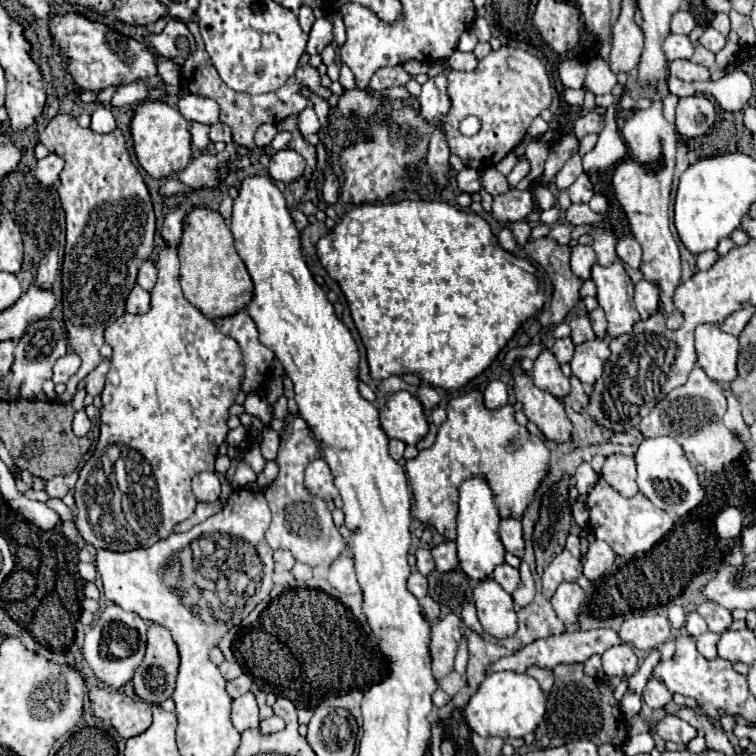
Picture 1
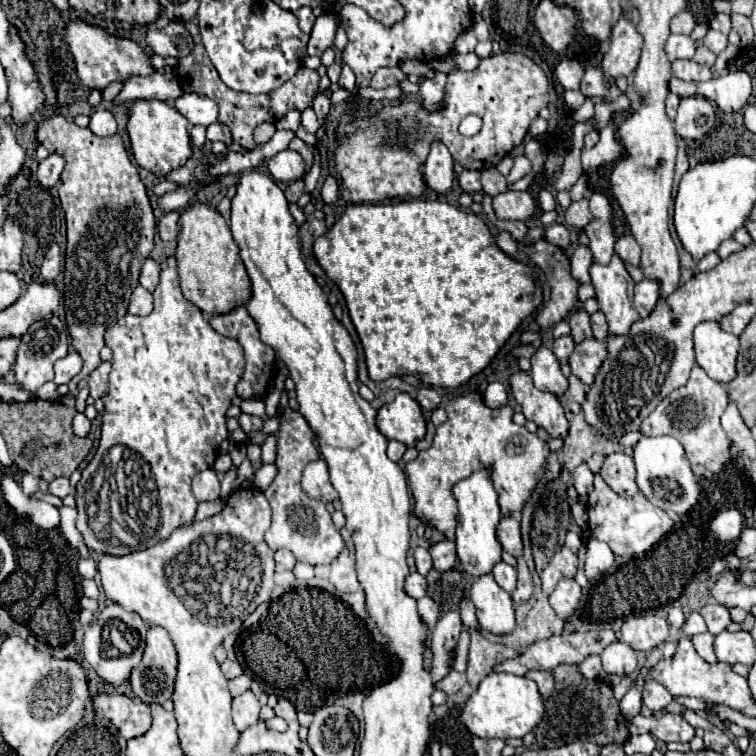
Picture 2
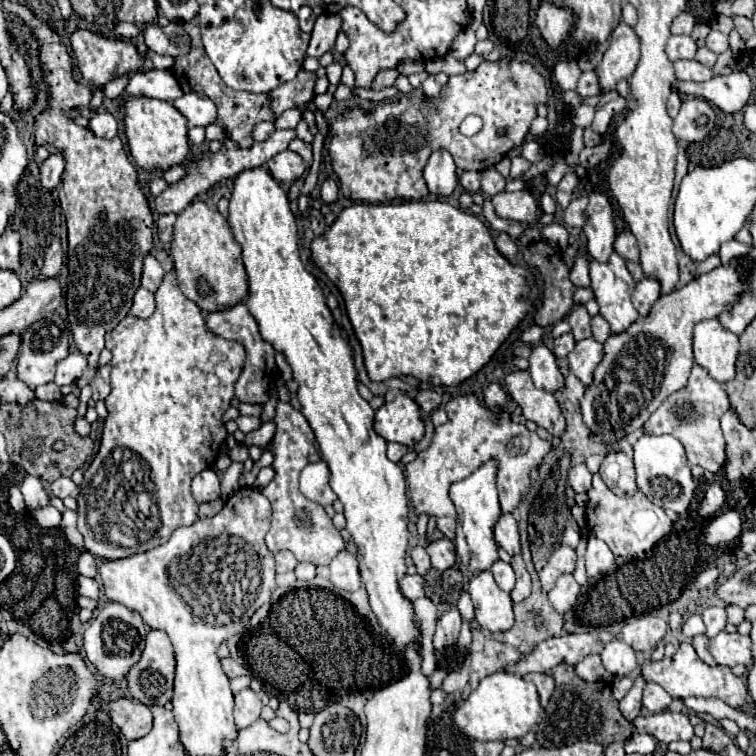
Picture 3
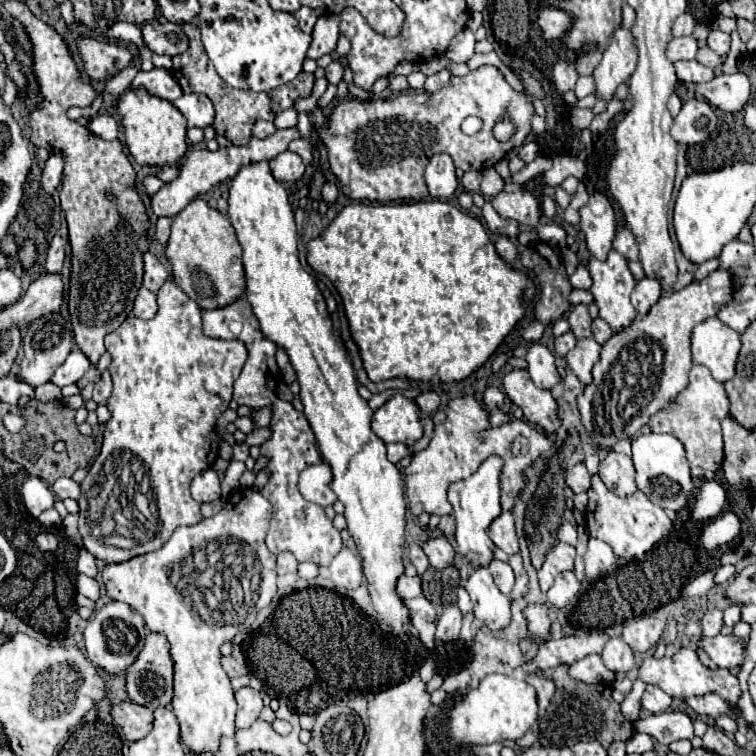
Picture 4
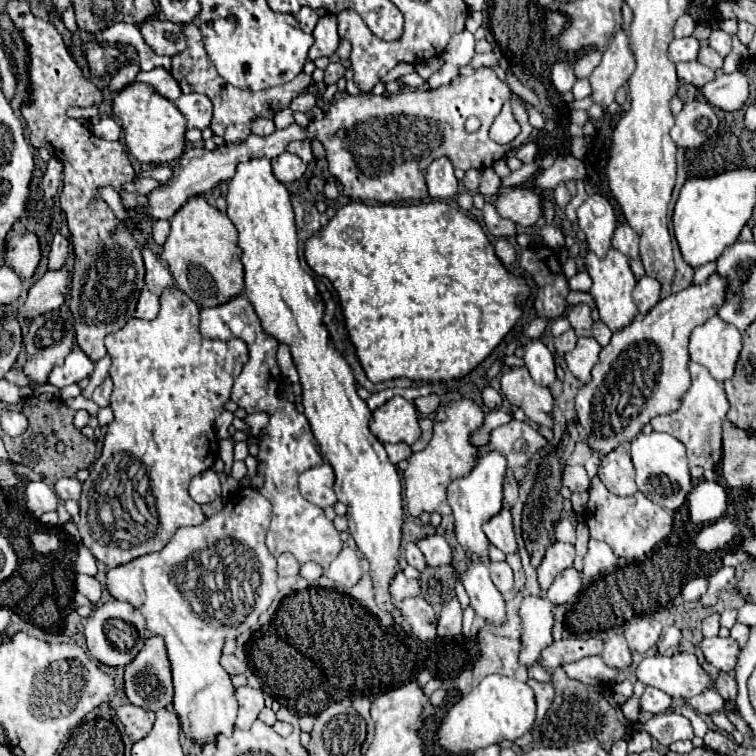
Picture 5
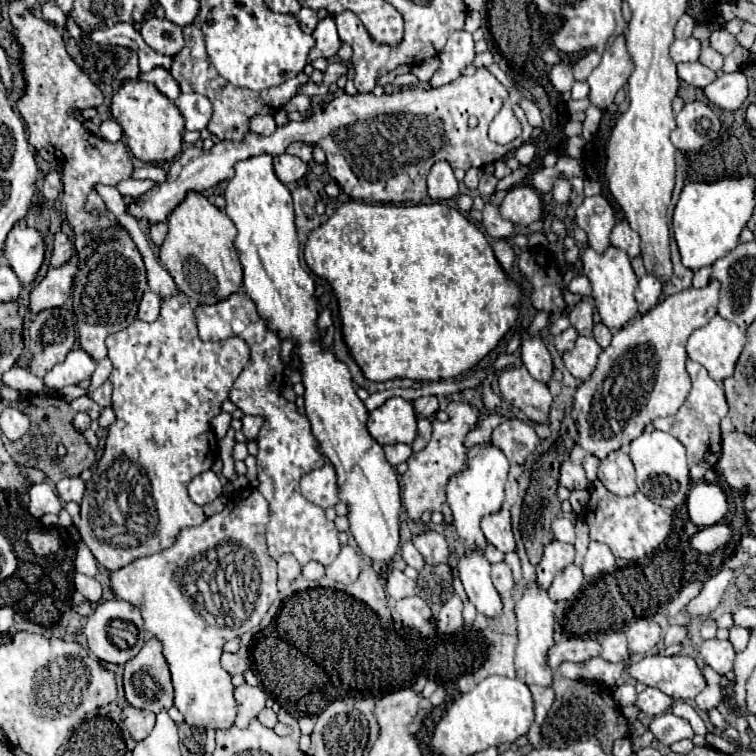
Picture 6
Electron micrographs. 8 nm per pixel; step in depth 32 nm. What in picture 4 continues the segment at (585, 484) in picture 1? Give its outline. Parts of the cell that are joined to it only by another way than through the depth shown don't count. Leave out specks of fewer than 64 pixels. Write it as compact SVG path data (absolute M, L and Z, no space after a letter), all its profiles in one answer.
M576 464L566 470L566 484L574 492L586 492L590 488L590 474L584 464Z

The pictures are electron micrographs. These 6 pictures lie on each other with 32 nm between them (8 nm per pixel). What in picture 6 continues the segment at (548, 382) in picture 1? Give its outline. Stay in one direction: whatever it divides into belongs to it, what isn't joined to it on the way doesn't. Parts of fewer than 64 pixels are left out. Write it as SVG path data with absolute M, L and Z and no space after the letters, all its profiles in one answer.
M528 336L522 342L520 350L522 350L522 362L532 374L532 378L542 384L548 384L552 380L554 364L552 364L552 356L548 348L544 346L544 342L538 336Z

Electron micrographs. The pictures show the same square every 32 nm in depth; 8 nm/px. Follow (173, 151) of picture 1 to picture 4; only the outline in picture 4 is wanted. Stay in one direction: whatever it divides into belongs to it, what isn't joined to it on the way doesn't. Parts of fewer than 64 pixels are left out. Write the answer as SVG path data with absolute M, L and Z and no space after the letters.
M126 90L120 96L118 112L122 114L128 150L140 166L152 166L152 168L170 166L170 164L180 162L184 154L188 152L186 120L184 116L180 116L180 110L172 102L150 96L144 90L136 90L136 92Z

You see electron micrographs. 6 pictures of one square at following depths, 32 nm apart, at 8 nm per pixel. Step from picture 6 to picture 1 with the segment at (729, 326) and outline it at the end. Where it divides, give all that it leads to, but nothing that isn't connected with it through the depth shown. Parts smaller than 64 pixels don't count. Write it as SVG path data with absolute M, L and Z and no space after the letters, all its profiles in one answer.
M702 324L696 328L696 352L698 364L712 380L728 386L738 376L738 338L732 334L722 332L714 324Z

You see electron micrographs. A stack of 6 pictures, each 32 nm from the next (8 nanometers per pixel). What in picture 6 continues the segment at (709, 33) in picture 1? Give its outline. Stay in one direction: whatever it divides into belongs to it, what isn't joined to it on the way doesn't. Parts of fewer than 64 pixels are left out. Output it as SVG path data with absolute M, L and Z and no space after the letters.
M716 30L716 32L712 32L712 36L710 36L710 46L716 50L716 52L720 52L722 56L728 56L732 50L734 50L734 36L732 34L728 34L726 30Z

